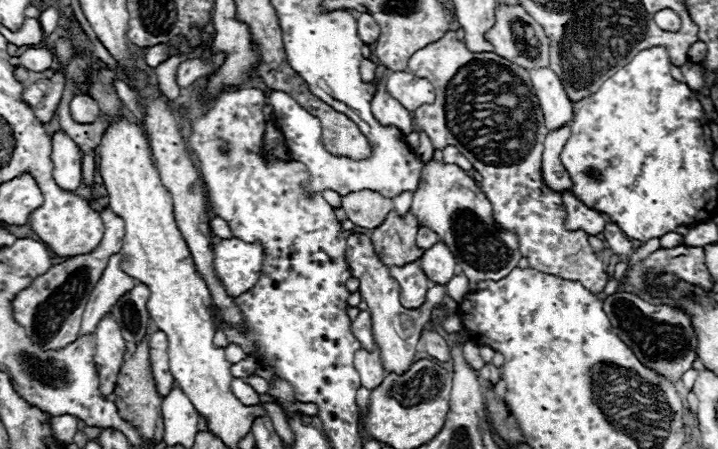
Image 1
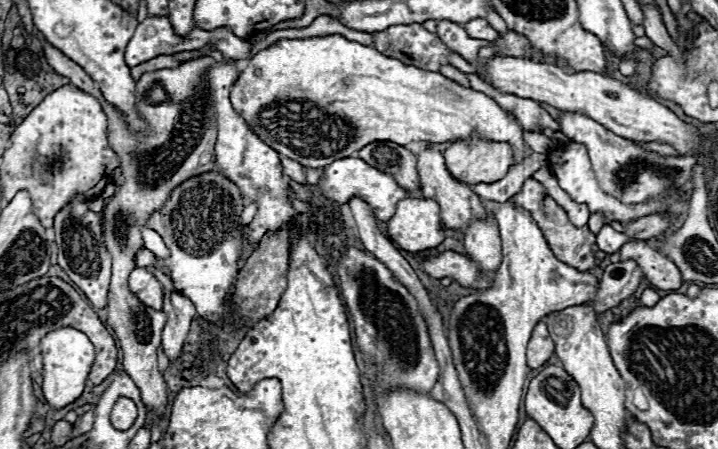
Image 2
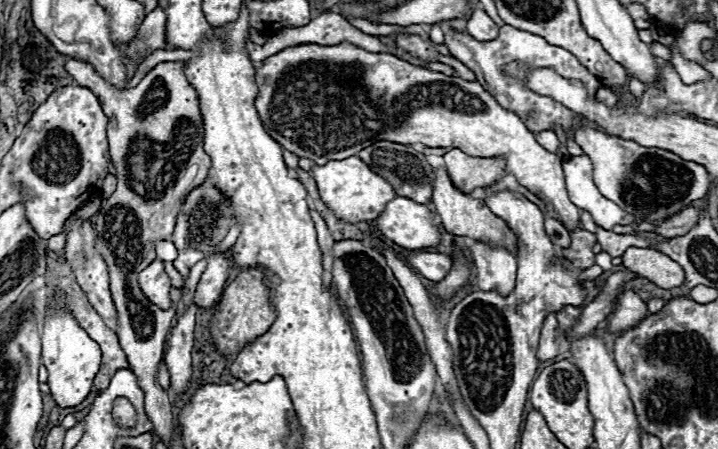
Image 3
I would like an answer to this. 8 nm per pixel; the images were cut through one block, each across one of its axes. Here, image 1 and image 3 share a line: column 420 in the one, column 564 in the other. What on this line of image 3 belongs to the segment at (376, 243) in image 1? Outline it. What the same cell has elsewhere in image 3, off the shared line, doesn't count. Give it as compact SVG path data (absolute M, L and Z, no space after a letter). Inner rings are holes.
M574 230L570 232L572 244L570 248L564 248L562 254L572 262L574 268L586 270L594 264L594 254L592 254L592 246L596 244L596 236L588 230Z

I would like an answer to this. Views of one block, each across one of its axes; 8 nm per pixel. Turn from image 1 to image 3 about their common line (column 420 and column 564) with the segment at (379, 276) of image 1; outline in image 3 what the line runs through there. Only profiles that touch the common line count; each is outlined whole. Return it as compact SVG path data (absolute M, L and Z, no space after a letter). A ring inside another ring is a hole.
M567 305L558 312L558 328L562 332L570 332L570 326L578 320L580 310L574 309L574 306Z

